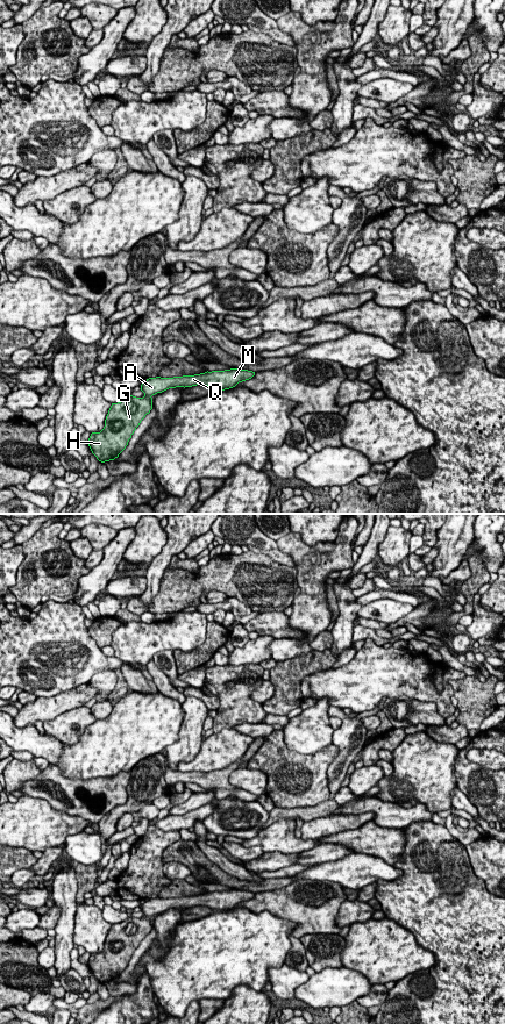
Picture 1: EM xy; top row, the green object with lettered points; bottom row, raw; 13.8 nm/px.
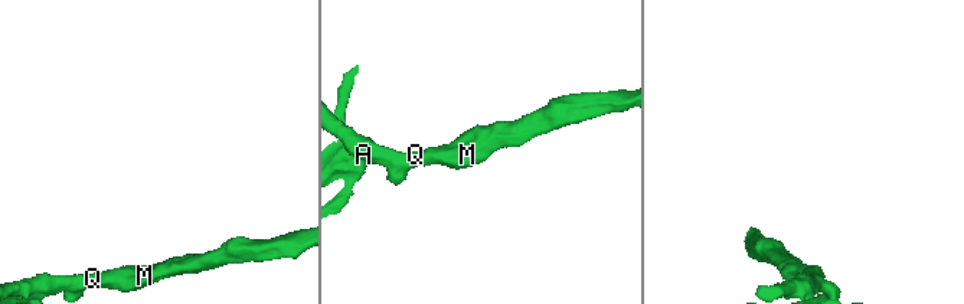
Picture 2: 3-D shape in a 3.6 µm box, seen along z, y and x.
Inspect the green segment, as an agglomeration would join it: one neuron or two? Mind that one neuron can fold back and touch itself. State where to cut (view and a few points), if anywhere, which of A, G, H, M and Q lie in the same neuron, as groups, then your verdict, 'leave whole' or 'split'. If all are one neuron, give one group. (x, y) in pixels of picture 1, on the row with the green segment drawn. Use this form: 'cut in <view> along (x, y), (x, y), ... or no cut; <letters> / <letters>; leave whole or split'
cut in xy along (144, 395), (150, 398); A M Q / G H; split

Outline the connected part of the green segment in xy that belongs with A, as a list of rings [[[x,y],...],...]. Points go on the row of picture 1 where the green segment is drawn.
[[[230,368],[225,371],[212,371],[194,375],[183,375],[173,378],[149,378],[141,385],[141,391],[144,396],[152,396],[162,393],[169,388],[176,387],[192,387],[197,385],[205,385],[216,389],[229,389],[235,387],[239,382],[251,379],[255,372],[241,368]]]

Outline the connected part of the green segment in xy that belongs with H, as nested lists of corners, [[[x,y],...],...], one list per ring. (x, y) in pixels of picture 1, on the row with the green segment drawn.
[[[128,395],[121,402],[112,403],[100,432],[92,432],[88,446],[101,463],[114,460],[128,445],[141,421],[152,409],[152,398]]]

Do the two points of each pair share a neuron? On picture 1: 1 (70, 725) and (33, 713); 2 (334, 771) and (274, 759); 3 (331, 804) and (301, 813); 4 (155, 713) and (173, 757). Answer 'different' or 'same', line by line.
1: different
2: different
3: same
4: different

